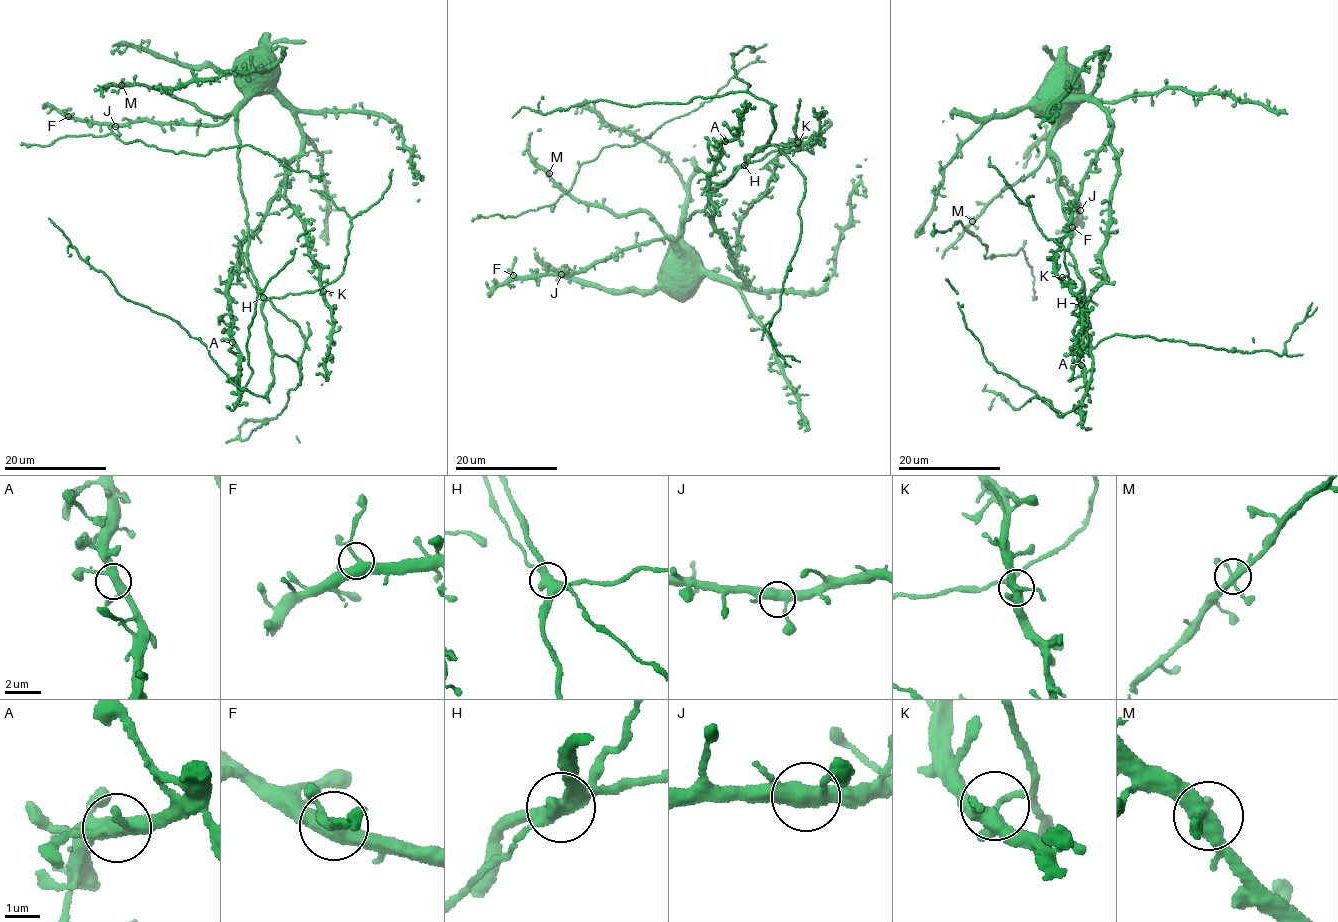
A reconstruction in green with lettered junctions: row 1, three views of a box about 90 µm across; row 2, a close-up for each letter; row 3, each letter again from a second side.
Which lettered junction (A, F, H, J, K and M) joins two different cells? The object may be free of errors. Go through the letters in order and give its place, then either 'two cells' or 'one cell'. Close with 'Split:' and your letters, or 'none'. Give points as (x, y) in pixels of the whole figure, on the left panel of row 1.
A: (232, 342) | one cell
F: (68, 116) | one cell
H: (263, 297) | two cells
J: (115, 126) | one cell
K: (323, 291) | one cell
M: (121, 85) | one cell
Split: H

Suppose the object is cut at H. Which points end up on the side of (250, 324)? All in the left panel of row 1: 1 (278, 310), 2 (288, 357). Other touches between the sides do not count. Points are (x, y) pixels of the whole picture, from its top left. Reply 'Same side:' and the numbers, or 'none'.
Same side: 2

